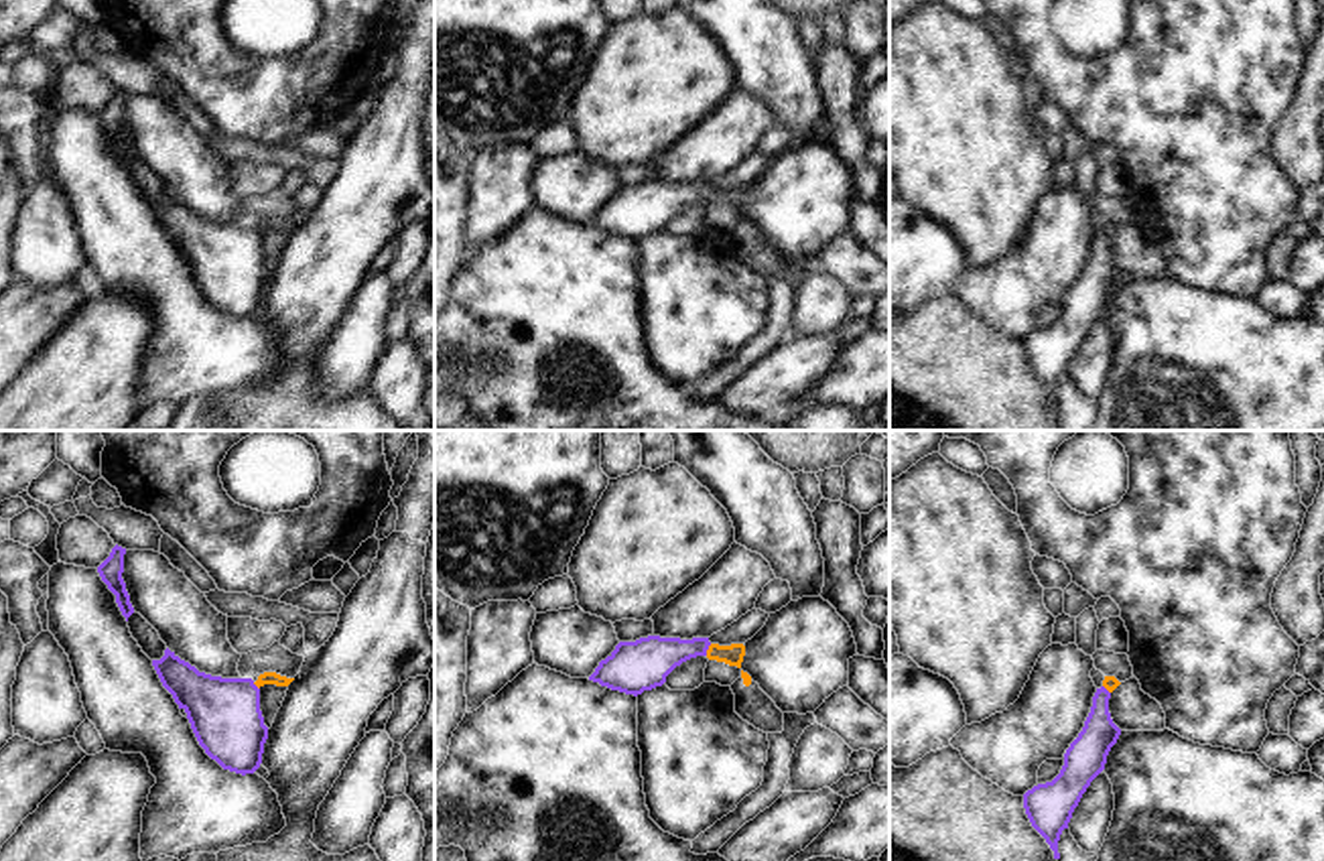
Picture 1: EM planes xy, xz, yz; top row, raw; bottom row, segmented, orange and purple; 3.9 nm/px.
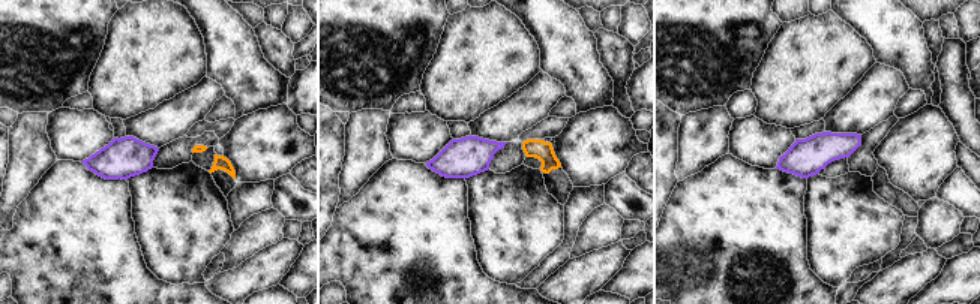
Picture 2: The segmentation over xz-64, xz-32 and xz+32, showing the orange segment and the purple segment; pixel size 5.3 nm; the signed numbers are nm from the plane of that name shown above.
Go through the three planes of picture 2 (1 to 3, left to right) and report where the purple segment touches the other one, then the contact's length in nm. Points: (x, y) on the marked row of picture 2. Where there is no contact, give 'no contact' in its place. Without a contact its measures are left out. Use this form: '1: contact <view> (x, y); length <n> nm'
1: no contact
2: no contact
3: no contact

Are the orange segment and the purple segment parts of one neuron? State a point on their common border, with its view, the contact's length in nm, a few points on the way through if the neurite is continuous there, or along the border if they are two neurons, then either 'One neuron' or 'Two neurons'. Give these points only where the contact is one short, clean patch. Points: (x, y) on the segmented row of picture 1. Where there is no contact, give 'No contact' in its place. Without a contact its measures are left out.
Touches orange at xz (707, 650). Shared border 50 nm. Path across: xz (732, 654), (707, 650), (673, 650), (646, 663). One neuron

